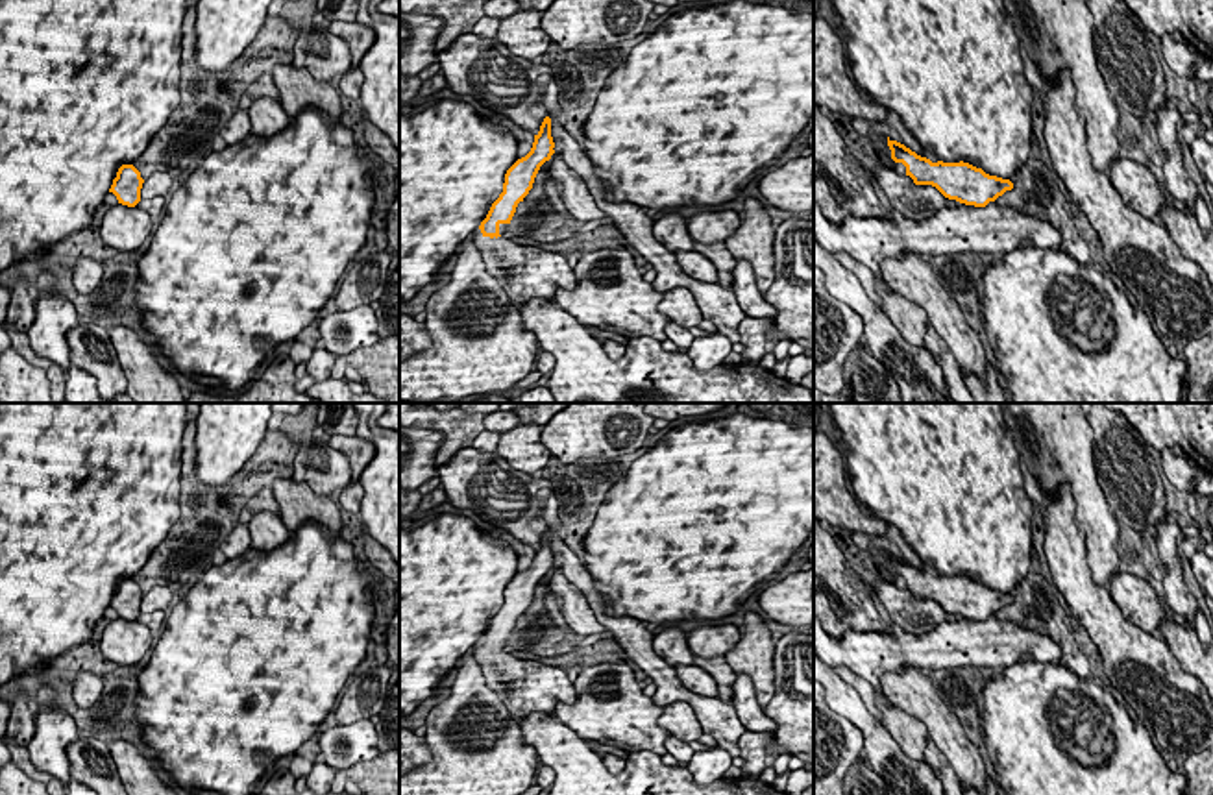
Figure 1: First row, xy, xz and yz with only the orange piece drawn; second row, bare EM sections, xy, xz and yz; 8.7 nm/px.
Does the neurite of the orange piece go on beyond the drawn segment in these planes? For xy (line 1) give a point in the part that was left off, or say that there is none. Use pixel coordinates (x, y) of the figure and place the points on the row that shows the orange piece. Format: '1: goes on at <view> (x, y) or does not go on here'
1: does not go on here

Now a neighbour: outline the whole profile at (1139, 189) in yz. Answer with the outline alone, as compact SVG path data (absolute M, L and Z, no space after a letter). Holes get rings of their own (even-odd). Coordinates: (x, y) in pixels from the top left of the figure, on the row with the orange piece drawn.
M1121 157L1111 163L1109 179L1122 202L1148 220L1170 202L1165 181L1159 181L1143 163Z

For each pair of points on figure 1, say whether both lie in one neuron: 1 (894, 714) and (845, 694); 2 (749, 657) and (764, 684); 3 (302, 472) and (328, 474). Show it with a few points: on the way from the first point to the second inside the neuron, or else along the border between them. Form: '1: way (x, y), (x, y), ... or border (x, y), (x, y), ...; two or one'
1: border (884, 725), (899, 747), (912, 758); two
2: way (757, 664), (762, 677); one
3: way (307, 472), (322, 472); one

